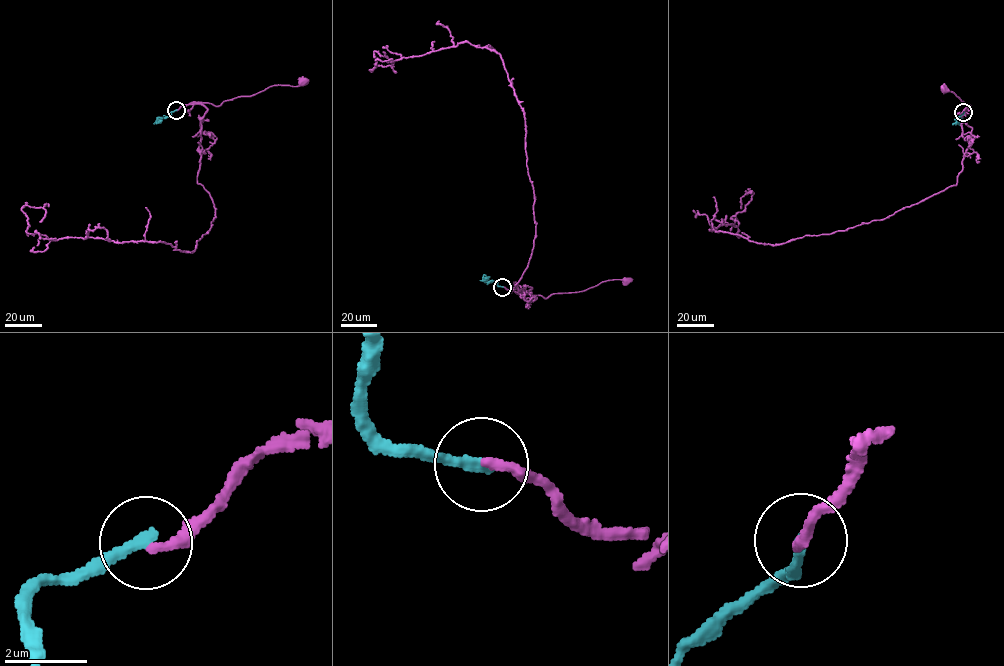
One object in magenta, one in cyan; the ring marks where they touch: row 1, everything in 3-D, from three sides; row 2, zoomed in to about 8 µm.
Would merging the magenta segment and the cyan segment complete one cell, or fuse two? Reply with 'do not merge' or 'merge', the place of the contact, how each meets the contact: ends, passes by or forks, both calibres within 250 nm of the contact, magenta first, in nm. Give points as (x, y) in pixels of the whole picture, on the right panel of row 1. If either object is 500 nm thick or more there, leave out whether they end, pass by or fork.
do not merge | (963, 112) | magenta ends | cyan ends | 240/280 nm

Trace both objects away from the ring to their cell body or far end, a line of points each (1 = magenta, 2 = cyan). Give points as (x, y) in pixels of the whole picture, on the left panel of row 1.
1: (176, 110), (194, 102), (218, 106), (274, 85), (298, 86), (300, 81)
2: (176, 110), (170, 117), (158, 118), (156, 121), (159, 122)

